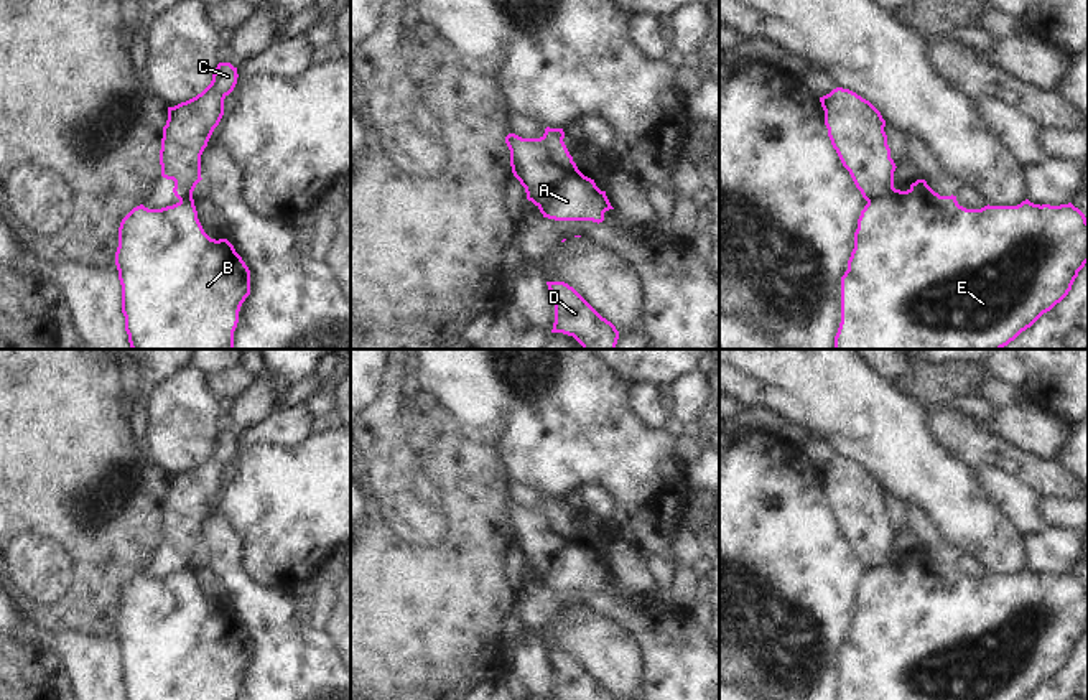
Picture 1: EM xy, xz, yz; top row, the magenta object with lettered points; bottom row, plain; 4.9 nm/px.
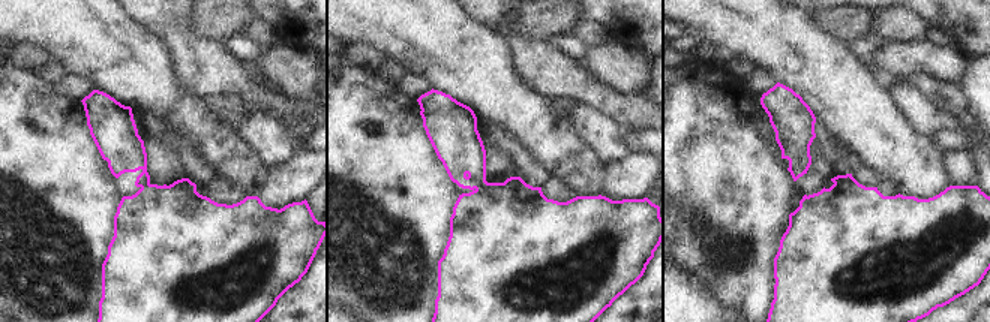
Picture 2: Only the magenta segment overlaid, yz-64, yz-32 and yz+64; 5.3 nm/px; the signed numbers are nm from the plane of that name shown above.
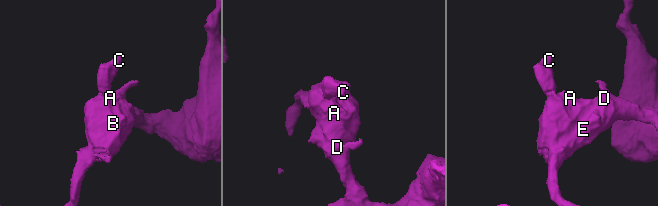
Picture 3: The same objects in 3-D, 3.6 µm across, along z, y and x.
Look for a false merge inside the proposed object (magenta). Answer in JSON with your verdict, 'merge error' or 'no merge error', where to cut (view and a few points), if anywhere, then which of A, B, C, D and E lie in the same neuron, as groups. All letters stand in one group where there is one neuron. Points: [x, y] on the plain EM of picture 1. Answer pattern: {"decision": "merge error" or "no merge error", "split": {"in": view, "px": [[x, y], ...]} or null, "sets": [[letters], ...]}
{"decision": "merge error", "split": {"in": "yz", "px": [[894, 557], [868, 572]]}, "sets": [["A", "B", "D", "E"], ["C"]]}

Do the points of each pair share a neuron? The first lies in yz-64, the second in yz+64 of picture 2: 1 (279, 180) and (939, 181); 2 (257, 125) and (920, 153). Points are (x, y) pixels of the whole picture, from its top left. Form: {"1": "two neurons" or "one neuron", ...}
{"1": "two neurons", "2": "two neurons"}

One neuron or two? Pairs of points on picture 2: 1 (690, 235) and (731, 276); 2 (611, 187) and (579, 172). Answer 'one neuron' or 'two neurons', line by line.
1: one neuron
2: two neurons

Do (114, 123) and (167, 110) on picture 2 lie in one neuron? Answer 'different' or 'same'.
different

